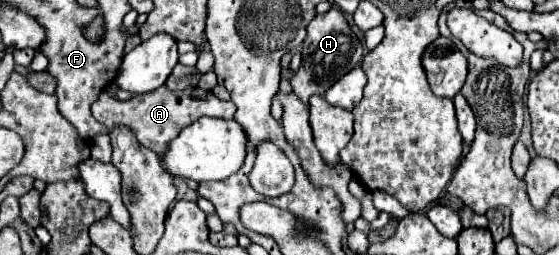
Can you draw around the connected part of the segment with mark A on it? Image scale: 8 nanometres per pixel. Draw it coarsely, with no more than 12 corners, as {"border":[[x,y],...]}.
{"border":[[200,87],[118,101],[102,91],[92,115],[130,127],[162,153],[196,119],[232,119],[232,101]]}

